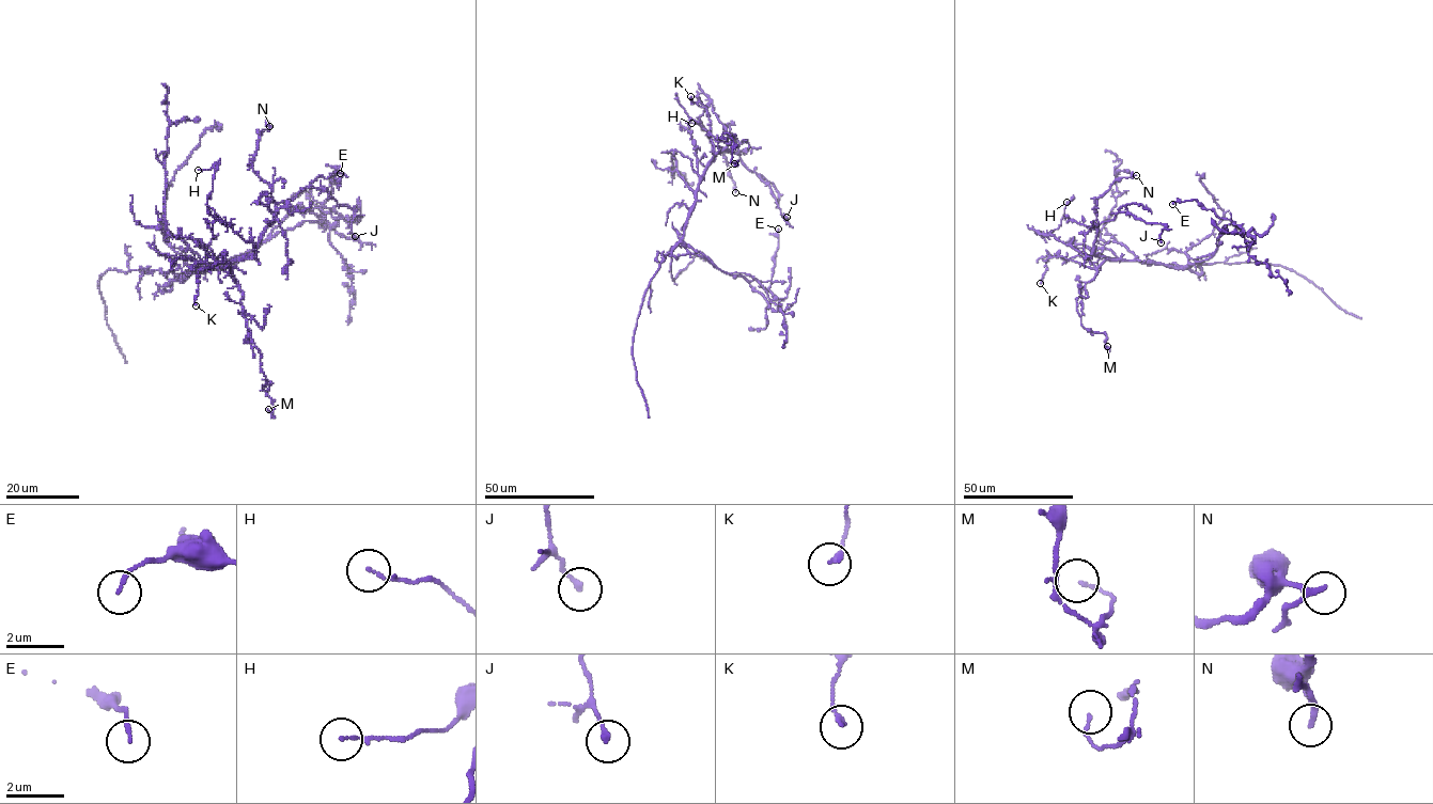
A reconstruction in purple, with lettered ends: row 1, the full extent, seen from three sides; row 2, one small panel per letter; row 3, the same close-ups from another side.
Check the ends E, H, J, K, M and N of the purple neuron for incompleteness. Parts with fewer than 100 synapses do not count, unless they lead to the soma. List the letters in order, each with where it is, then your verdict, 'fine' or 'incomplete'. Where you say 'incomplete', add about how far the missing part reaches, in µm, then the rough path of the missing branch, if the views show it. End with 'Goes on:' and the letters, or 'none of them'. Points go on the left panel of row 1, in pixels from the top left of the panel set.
E: at (340, 173); fine
H: at (198, 170); fine
J: at (355, 236); fine
K: at (196, 305); fine
M: at (268, 409); fine
N: at (269, 126); fine
Goes on: none of them

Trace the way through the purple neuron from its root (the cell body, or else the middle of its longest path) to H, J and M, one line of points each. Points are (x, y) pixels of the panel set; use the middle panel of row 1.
H: (685, 225), (695, 200), (699, 178), (728, 144), (726, 128), (711, 103), (697, 117), (704, 127), (691, 123)
J: (685, 225), (699, 178), (723, 150), (737, 153), (742, 162), (769, 187), (781, 216), (787, 217)
M: (685, 225), (699, 178), (719, 151), (723, 132), (733, 140), (731, 161), (737, 164), (734, 163)

